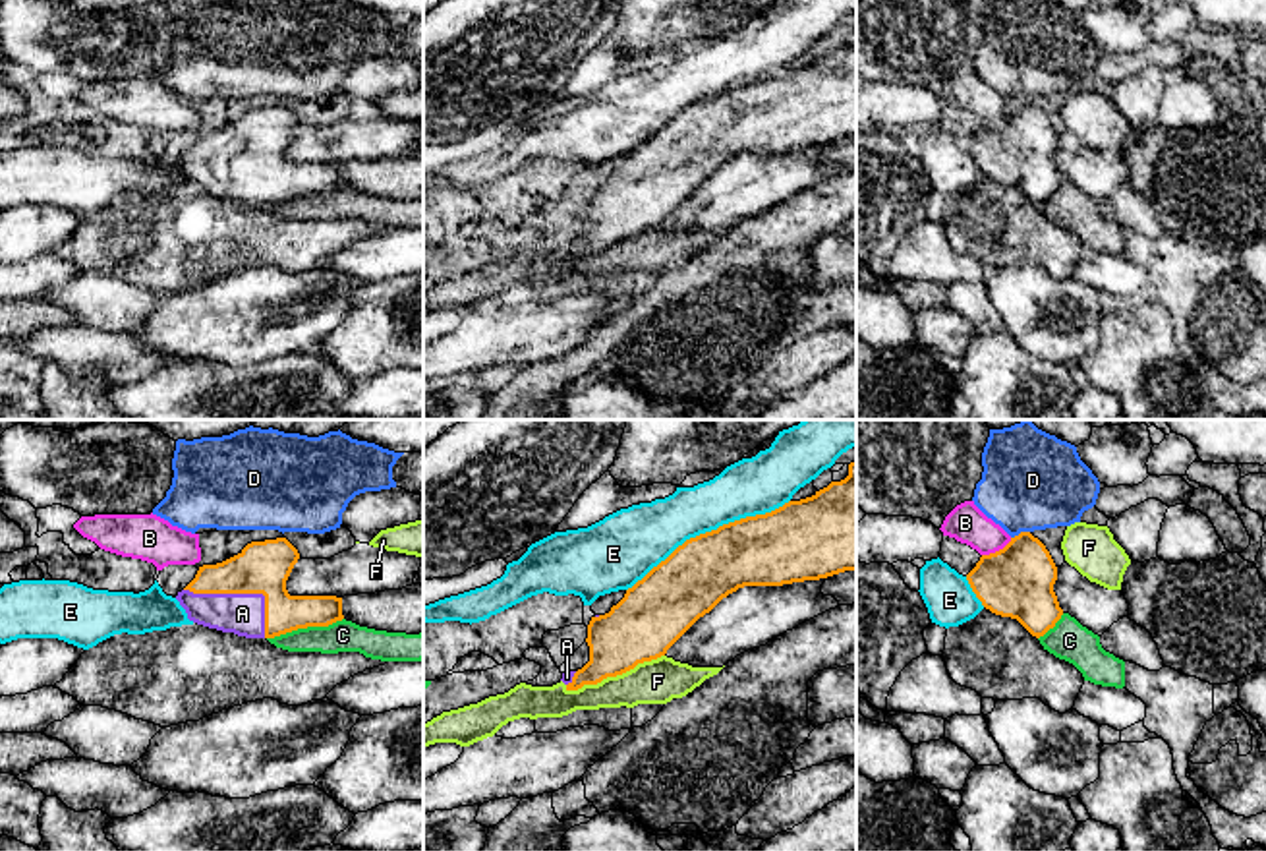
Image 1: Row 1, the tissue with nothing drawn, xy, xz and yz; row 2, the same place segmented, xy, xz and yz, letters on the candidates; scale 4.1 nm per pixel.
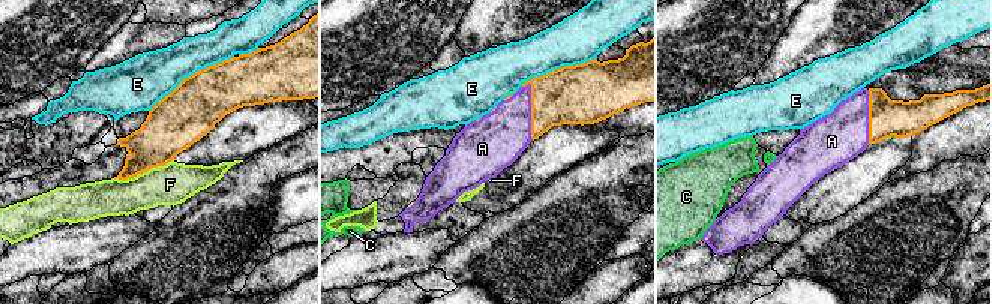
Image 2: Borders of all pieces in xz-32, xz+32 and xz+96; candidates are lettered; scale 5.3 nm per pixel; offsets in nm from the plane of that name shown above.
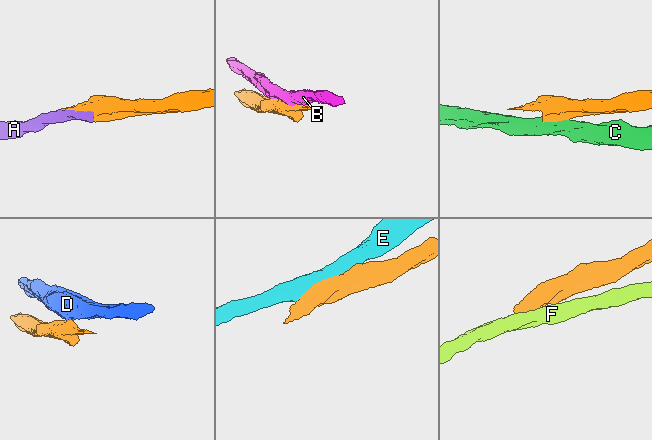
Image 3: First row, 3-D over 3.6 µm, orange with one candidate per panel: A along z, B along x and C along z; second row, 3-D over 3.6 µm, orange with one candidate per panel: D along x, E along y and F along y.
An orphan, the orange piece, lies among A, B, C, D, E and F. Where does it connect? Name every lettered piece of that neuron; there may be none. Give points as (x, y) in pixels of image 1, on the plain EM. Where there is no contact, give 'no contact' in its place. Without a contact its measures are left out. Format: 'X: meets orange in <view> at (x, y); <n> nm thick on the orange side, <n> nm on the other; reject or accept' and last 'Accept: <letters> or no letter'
A: meets orange in xy at (244, 159); 220 nm thick on the orange side, 180 nm on the other; accept
B: meets orange in yz at (996, 118); 300 nm thick on the orange side, 160 nm on the other; reject
C: meets orange in xy at (304, 194); 160 nm thick on the orange side, 130 nm on the other; reject
D: meets orange in yz at (1019, 101); 300 nm thick on the orange side, 400 nm on the other; reject
E: meets orange in xz at (708, 99); 300 nm thick on the orange side, 260 nm on the other; reject
F: meets orange in xz at (613, 242); 280 nm thick on the orange side, 190 nm on the other; reject
Accept: A

